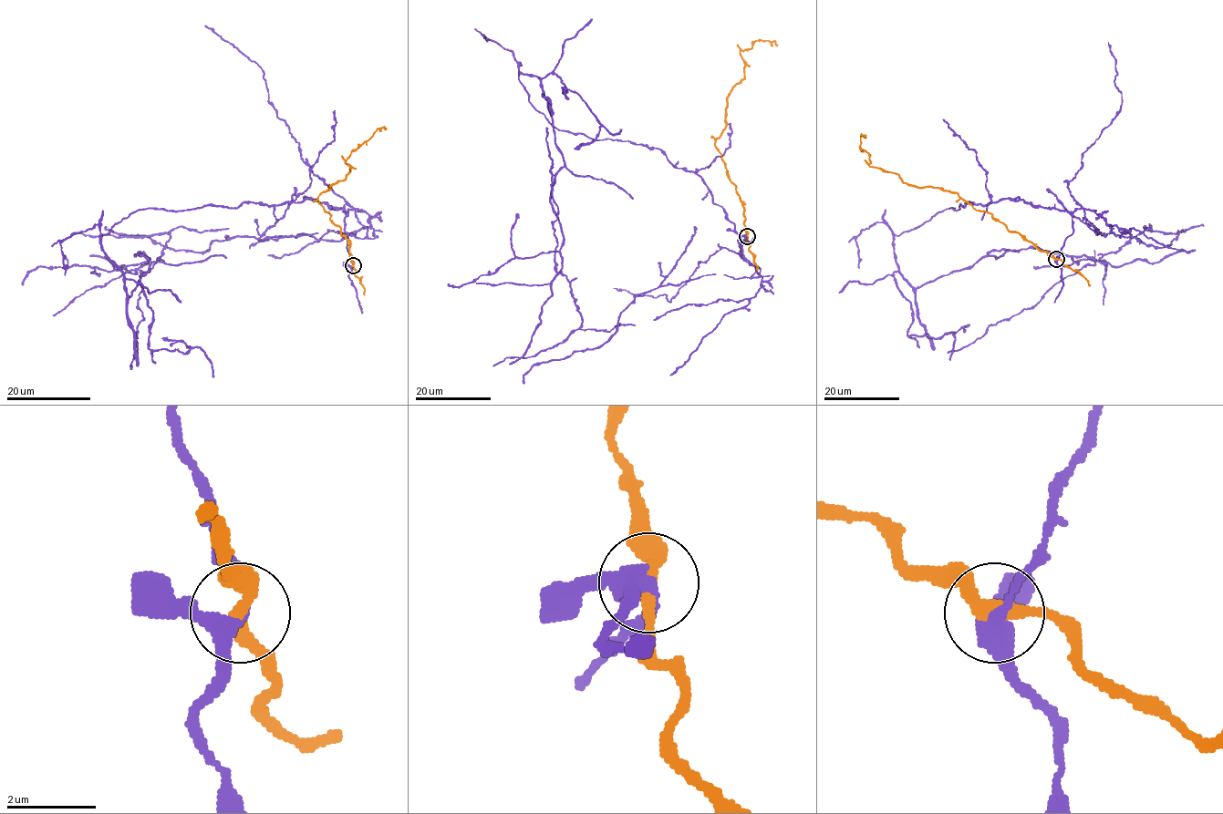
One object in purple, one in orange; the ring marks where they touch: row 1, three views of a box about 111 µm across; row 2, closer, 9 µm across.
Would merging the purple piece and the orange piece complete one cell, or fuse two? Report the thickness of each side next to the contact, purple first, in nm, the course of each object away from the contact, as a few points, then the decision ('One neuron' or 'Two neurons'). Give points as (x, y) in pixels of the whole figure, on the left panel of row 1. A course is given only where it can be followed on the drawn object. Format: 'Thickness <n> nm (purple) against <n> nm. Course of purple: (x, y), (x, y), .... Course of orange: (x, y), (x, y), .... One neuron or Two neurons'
Thickness 320 nm (purple) against 280 nm. Course of purple: (353, 265), (305, 199), (101, 251), (129, 296), (171, 236), (120, 235), (258, 238), (294, 187). Course of orange: (353, 265), (349, 242), (317, 197), (342, 180), (350, 168), (346, 162), (356, 149), (377, 129), (386, 128). Two neurons

